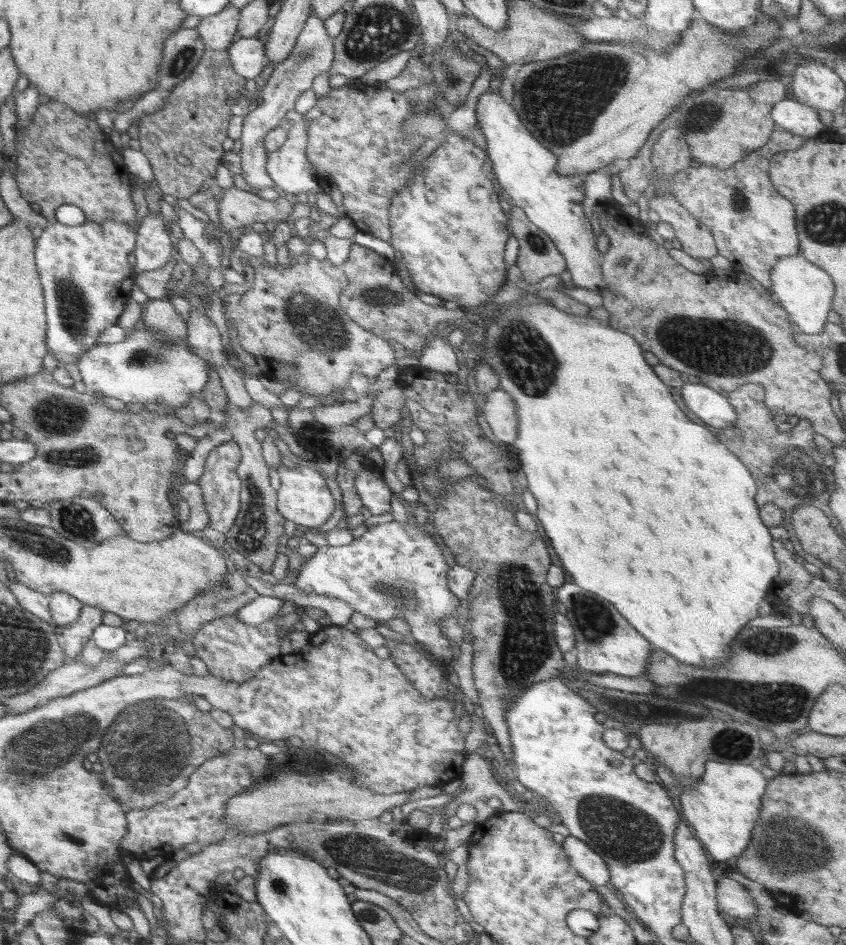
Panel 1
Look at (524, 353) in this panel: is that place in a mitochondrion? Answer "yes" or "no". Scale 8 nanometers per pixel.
yes

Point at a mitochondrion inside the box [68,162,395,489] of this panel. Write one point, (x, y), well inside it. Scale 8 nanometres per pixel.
(319, 327)

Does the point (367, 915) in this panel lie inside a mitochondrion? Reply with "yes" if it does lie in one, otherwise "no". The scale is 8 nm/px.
yes

